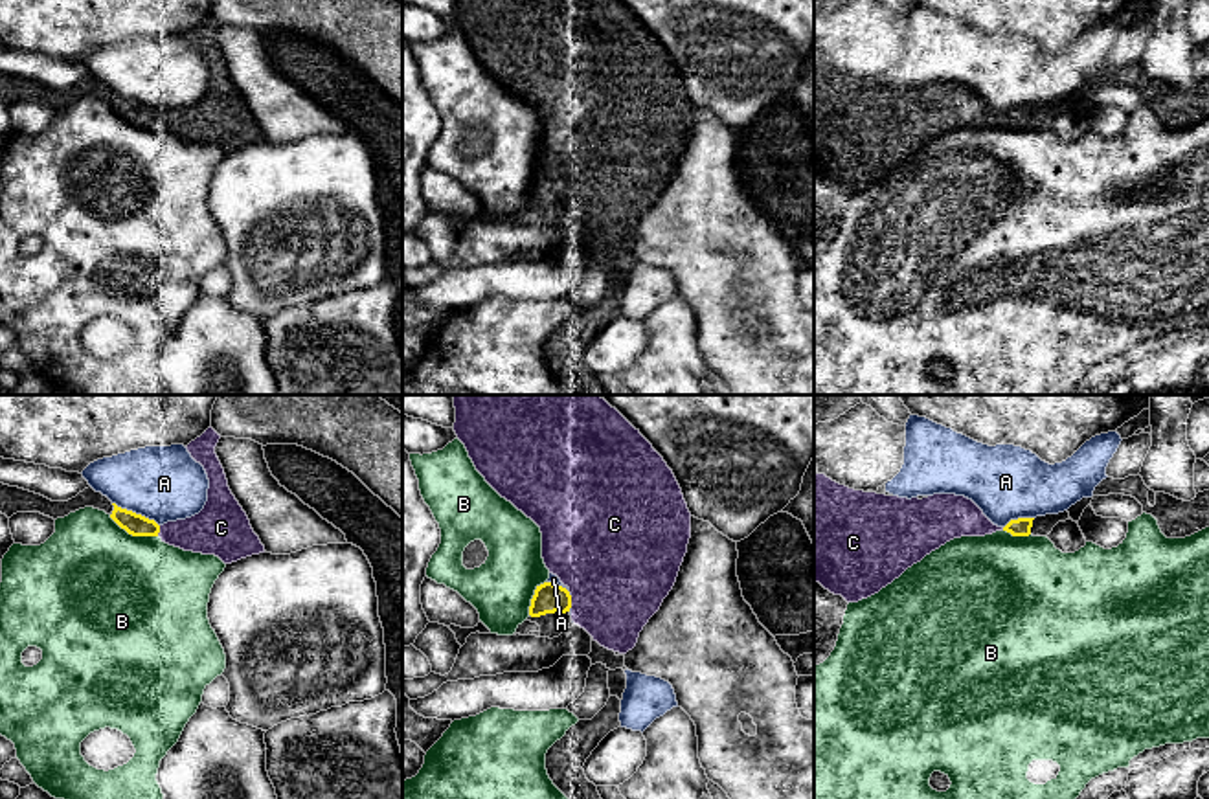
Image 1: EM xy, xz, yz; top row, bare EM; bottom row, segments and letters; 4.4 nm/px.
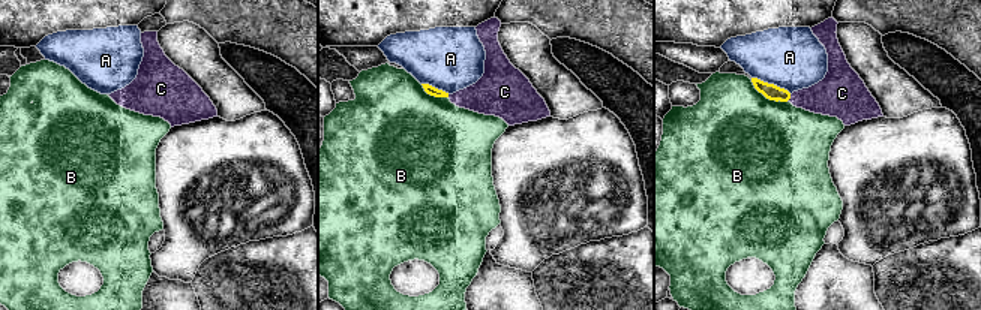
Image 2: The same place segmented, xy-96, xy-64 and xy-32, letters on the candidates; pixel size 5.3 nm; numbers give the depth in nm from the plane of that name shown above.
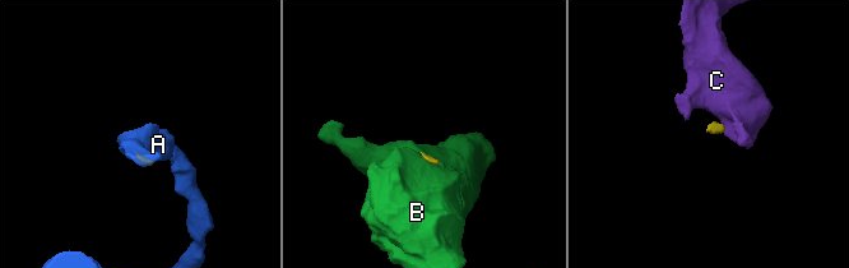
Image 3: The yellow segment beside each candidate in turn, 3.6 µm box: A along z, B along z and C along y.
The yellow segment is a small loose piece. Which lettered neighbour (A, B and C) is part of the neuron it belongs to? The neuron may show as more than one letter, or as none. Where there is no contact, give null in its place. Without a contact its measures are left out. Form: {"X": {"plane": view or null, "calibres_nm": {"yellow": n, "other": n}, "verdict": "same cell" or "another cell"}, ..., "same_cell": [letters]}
{"A": {"plane": "xy", "calibres_nm": {"yellow": 100, "other": 340}, "verdict": "another cell"}, "B": {"plane": "xy", "calibres_nm": {"yellow": 100, "other": 500}, "verdict": "another cell"}, "C": {"plane": "xz", "calibres_nm": {"yellow": 130, "other": 460}, "verdict": "same cell"}, "same_cell": ["C"]}

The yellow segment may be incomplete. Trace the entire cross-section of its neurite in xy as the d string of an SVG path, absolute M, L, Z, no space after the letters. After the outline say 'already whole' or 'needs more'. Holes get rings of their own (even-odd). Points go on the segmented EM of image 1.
M209 426L186 448L208 474L209 489L204 509L186 520L158 525L132 511L121 509L92 487L68 501L51 501L40 494L0 483L0 512L11 518L17 512L40 512L53 520L85 507L105 511L132 536L160 536L162 542L184 551L215 555L224 564L265 553L250 520L228 487L224 468L215 454L220 435Z; needs more

